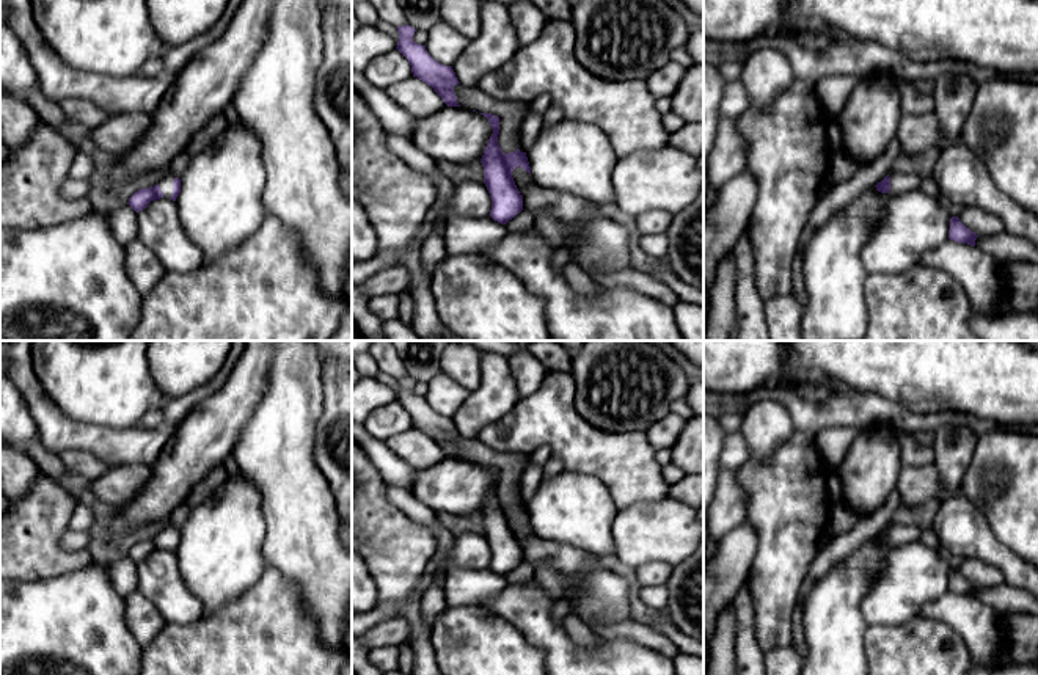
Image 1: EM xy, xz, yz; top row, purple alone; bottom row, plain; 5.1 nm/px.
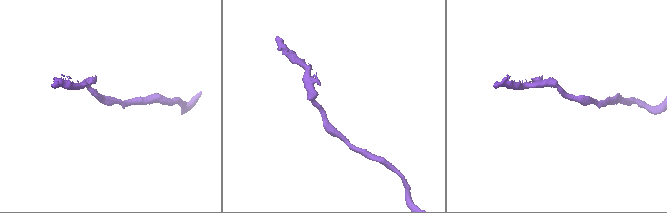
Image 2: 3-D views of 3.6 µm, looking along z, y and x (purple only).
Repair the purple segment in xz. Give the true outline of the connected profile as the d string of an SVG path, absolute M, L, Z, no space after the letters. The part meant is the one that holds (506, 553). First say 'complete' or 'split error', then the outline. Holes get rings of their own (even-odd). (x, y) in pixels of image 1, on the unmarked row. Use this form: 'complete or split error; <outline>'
complete; M492 465L484 466L493 485L487 494L481 515L484 518L484 535L492 549L490 568L506 576L523 562L523 548L520 546L512 523L521 518L531 526L531 518L526 504L517 501L515 504L504 505L498 494L499 469Z

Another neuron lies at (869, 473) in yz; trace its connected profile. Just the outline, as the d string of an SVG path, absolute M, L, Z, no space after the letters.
M879 424L859 430L835 474L843 488L843 502L865 516L879 510L897 487L900 462L900 432Z

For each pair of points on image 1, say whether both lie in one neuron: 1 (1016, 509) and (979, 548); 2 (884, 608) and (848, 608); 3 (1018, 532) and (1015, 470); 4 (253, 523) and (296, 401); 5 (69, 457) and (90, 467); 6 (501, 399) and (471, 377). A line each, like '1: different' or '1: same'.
1: different
2: different
3: same
4: different
5: same
6: different

